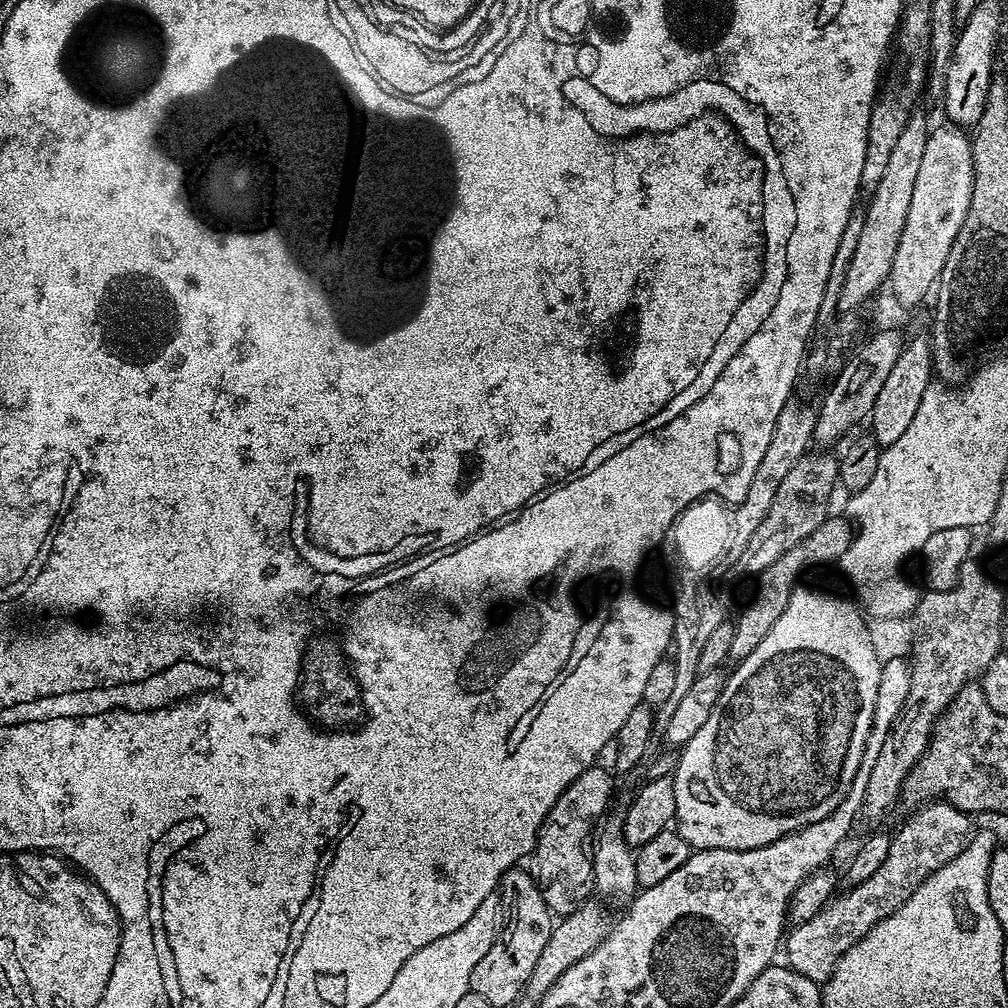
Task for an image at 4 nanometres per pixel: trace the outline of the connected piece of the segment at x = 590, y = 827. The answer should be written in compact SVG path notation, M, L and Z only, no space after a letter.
M600 767L587 768L578 774L578 778L574 778L574 782L570 782L570 786L566 786L566 790L562 790L558 802L554 802L550 814L546 814L538 830L536 847L532 849L530 871L536 877L536 885L540 887L546 906L556 918L563 918L578 910L594 892L594 837L612 800L612 776Z

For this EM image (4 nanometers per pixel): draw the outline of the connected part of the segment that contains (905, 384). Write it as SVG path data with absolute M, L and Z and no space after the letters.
M916 336L905 347L898 362L894 362L890 375L886 377L886 383L874 402L874 410L870 417L870 434L881 449L890 447L894 442L898 442L898 438L902 438L903 432L910 427L910 422L914 419L914 413L918 411L918 402L922 402L922 394L926 394L928 385L933 383L933 380L932 349L929 341L925 337L923 340L922 337Z

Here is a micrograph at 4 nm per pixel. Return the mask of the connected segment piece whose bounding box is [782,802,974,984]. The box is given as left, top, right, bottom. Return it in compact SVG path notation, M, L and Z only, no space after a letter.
M929 802L909 816L912 817L894 832L890 854L886 854L886 862L882 862L881 868L874 870L866 882L851 885L847 889L849 892L833 895L812 918L795 925L787 933L782 944L783 955L784 952L788 955L787 967L816 983L824 983L832 976L842 954L878 922L894 914L894 910L898 910L898 906L902 906L902 902L906 902L906 898L910 898L910 894L914 894L934 870L950 863L968 845L974 832L968 821L971 820L969 813L947 802Z

